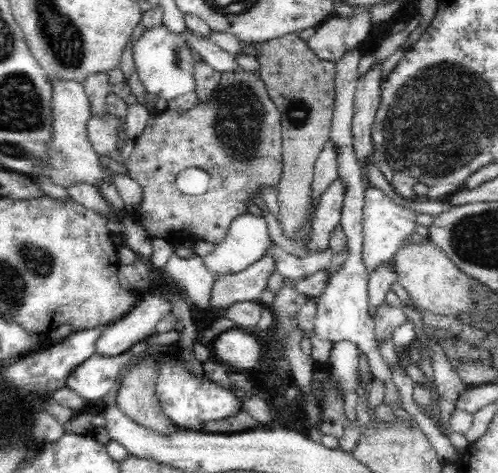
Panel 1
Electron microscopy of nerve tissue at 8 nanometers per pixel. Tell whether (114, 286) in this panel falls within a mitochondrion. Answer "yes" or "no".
no

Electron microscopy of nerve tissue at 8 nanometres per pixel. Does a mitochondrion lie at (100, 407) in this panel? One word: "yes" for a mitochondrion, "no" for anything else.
no

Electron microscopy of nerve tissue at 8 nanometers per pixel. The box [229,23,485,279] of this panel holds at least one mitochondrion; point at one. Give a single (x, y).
(300, 110)

